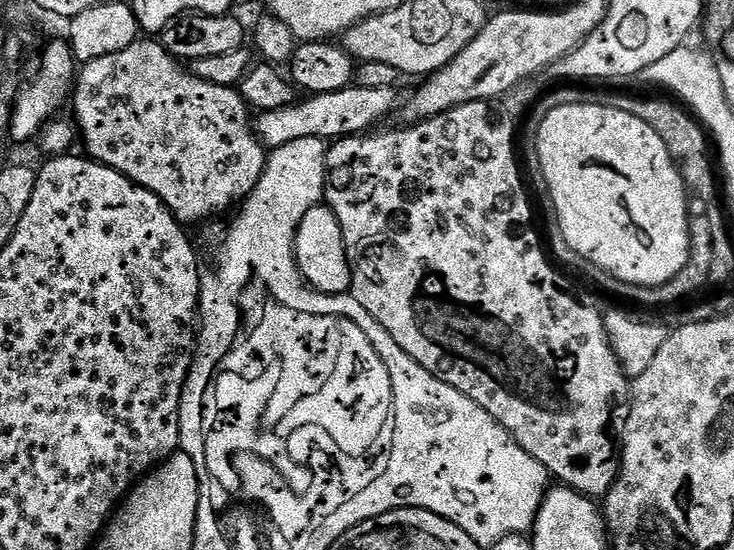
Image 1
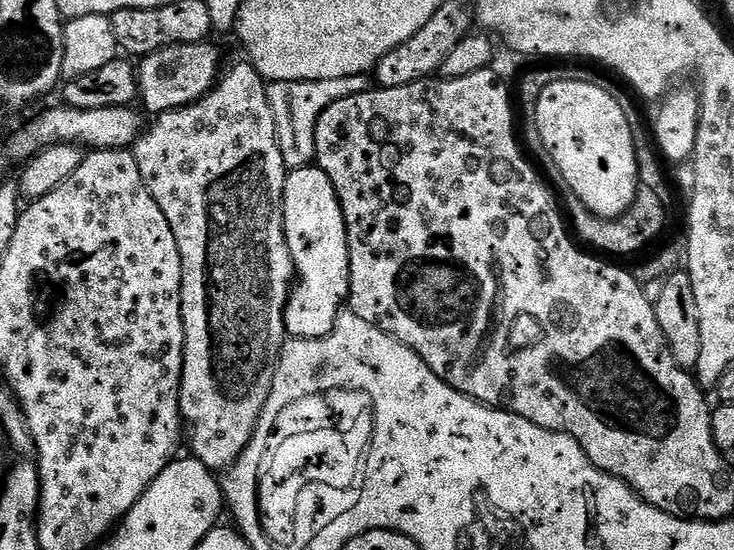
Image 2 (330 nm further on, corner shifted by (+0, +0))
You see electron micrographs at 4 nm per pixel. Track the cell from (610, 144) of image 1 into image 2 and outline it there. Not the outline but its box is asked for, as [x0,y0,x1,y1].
[534,78,641,220]

